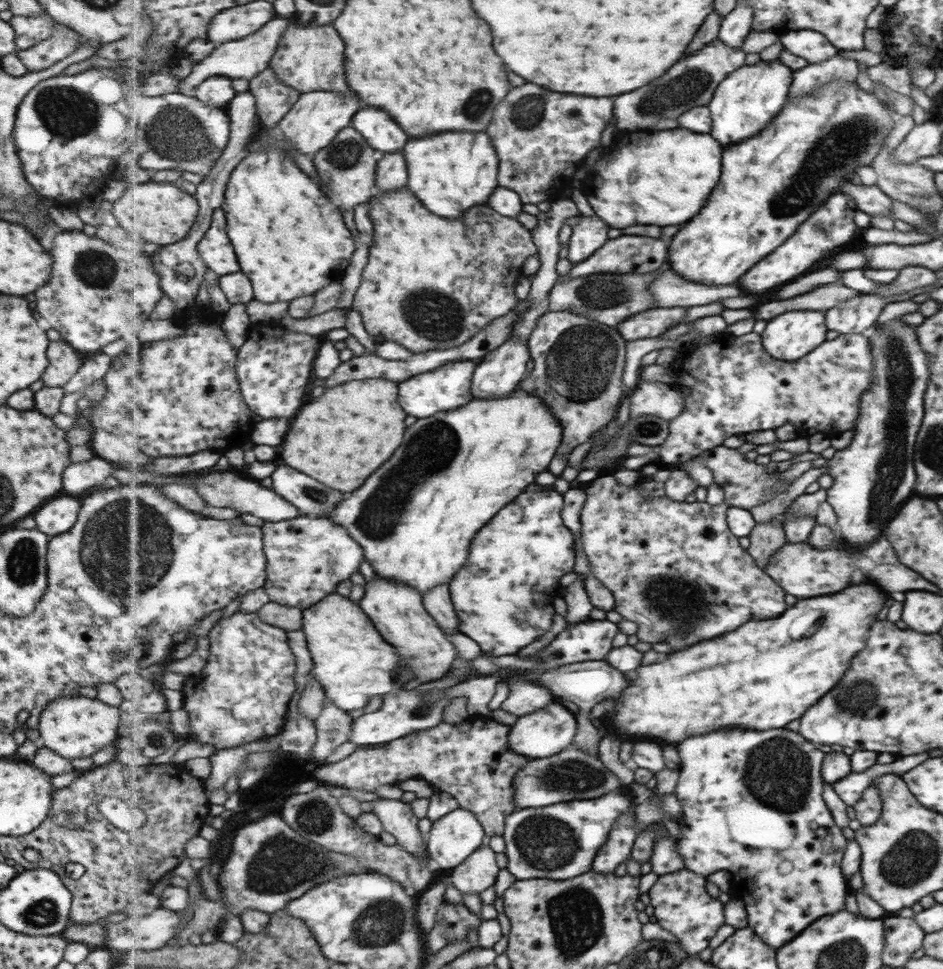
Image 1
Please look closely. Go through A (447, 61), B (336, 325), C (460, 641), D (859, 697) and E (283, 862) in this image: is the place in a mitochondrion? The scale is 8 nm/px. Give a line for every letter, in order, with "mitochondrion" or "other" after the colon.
A: other
B: other
C: other
D: mitochondrion
E: mitochondrion

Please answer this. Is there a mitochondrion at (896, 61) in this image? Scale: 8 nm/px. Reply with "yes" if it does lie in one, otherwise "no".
no

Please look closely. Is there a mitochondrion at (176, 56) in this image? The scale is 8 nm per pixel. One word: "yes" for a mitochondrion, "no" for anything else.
no

